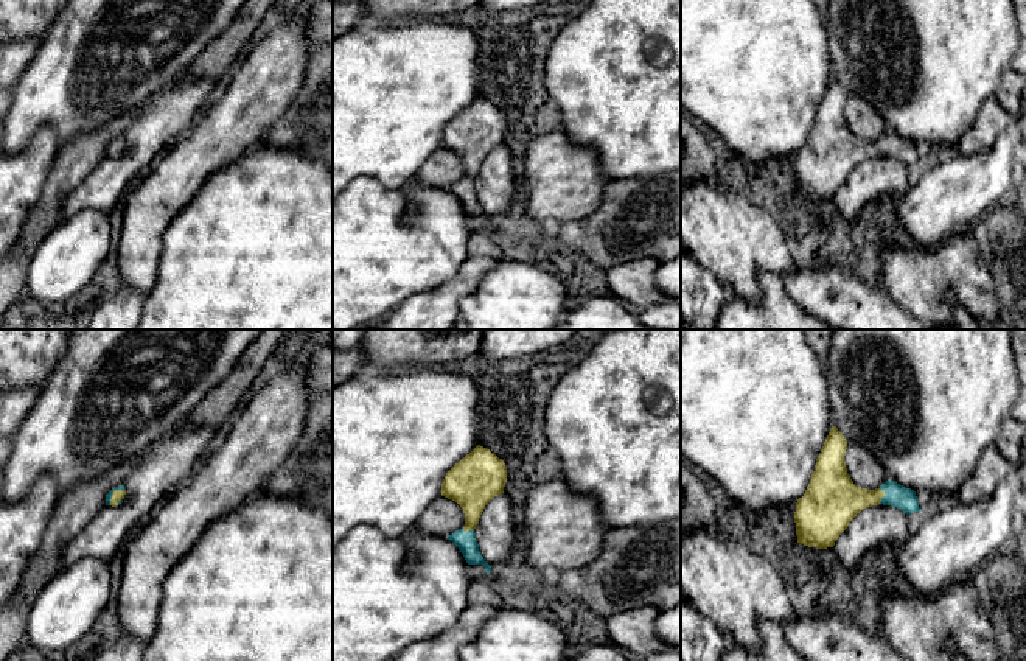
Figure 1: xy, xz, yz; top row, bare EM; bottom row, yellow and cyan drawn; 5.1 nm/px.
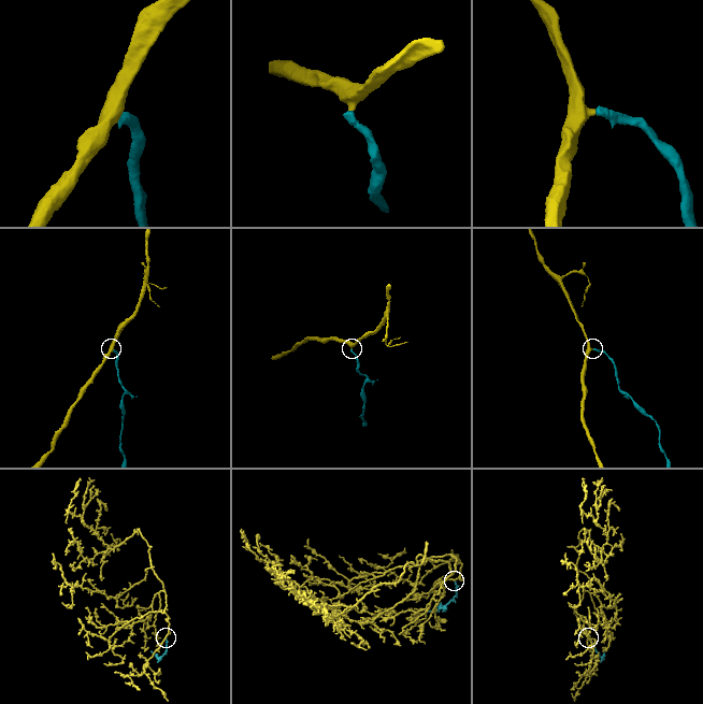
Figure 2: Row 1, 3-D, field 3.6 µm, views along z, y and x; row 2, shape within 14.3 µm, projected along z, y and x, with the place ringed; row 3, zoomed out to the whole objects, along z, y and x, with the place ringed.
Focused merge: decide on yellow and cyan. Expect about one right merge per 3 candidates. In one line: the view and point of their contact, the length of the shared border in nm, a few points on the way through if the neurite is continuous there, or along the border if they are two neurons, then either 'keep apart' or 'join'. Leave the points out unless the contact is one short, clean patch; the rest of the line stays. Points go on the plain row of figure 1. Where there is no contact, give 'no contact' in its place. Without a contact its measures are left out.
contact yz (882, 148); length 80 nm; way yz (834, 151), (882, 148), (896, 146); join

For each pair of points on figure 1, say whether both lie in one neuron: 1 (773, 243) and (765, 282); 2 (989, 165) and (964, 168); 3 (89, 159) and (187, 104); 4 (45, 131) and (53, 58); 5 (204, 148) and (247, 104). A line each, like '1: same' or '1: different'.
1: different
2: same
3: different
4: different
5: same

